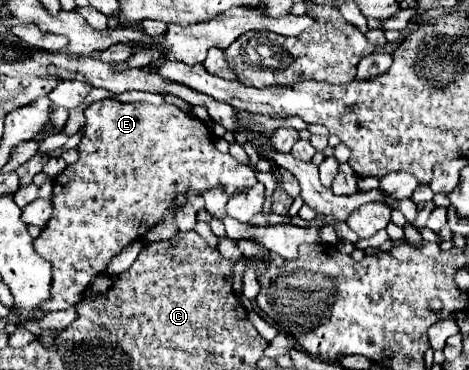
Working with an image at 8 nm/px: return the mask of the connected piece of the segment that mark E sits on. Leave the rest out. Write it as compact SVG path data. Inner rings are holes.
M106 98L90 104L84 116L86 128L82 142L78 144L80 158L54 180L54 214L48 226L34 240L36 252L52 264L52 286L50 298L42 306L44 314L72 308L82 298L90 280L106 270L118 250L128 246L132 240L142 238L168 214L176 216L182 210L182 206L174 204L178 194L188 194L190 190L202 194L220 186L232 198L258 182L252 166L234 160L230 154L218 152L212 130L202 120L190 118L188 112L178 106L152 106L144 102L124 104Z

